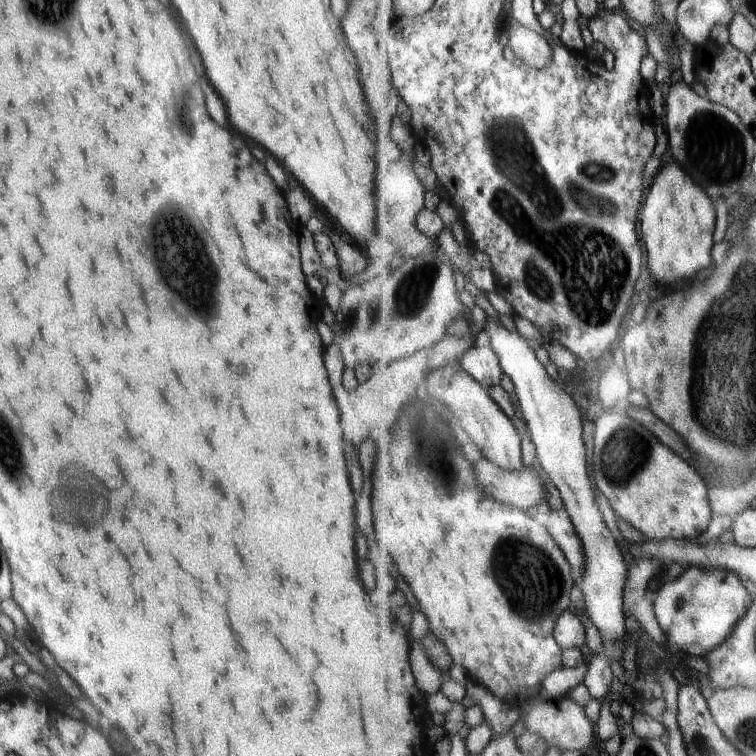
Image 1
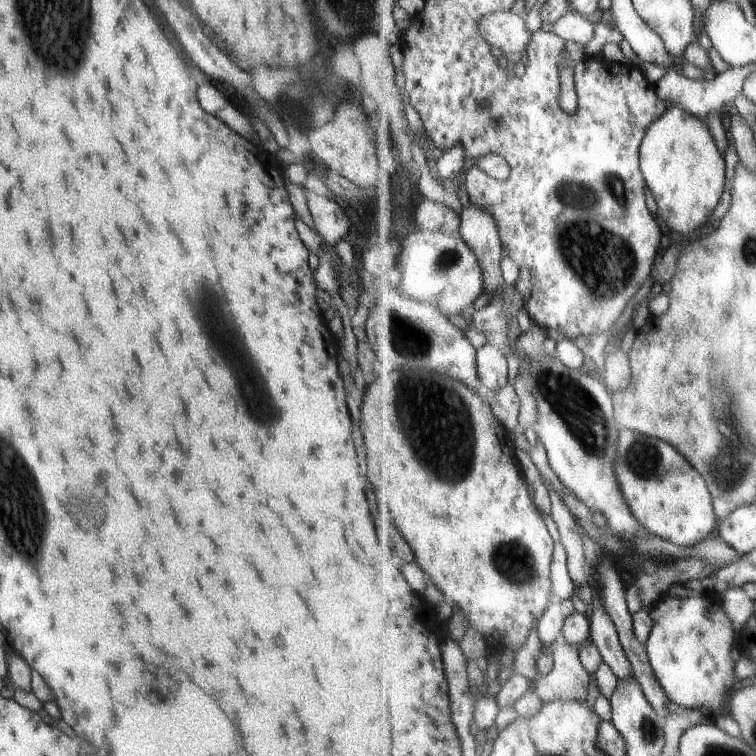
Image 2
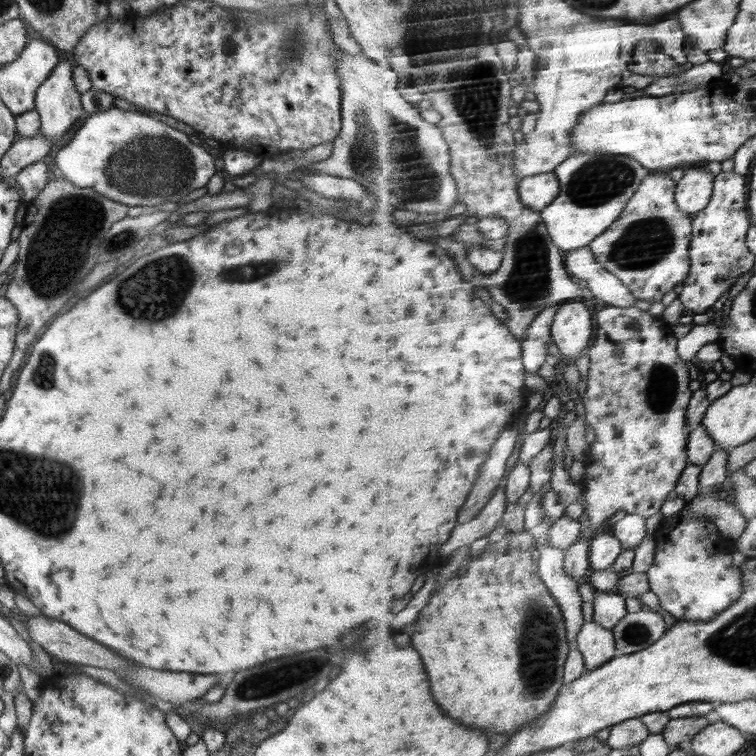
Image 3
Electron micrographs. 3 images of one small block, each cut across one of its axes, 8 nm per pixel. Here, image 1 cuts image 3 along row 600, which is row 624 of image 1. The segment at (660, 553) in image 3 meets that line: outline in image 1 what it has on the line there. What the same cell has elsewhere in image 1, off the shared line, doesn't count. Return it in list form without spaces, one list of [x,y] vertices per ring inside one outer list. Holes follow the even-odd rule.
[[[692,565],[686,568],[680,578],[661,588],[654,600],[655,611],[666,631],[668,648],[674,652],[681,665],[684,665],[684,659],[680,650],[707,658],[710,651],[716,650],[731,638],[735,628],[746,618],[755,600],[744,586],[743,579],[732,571]]]

